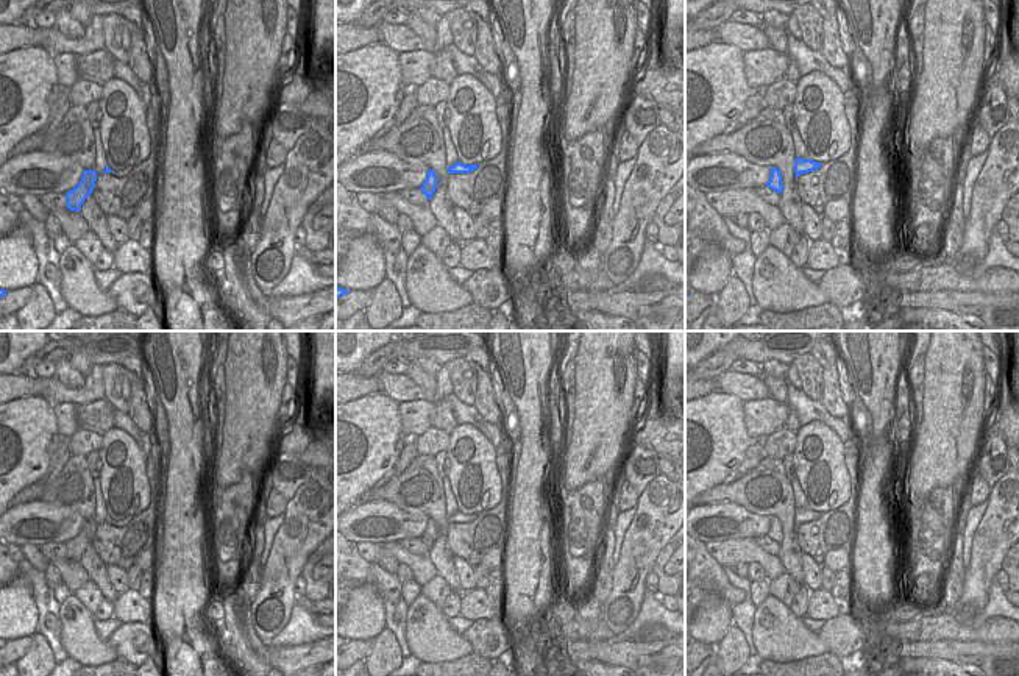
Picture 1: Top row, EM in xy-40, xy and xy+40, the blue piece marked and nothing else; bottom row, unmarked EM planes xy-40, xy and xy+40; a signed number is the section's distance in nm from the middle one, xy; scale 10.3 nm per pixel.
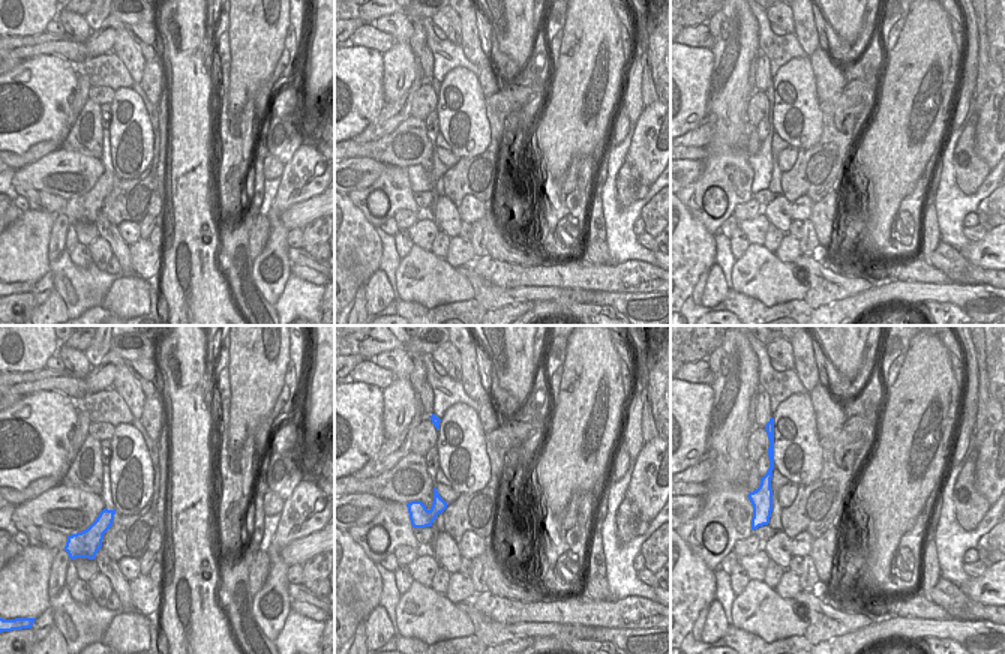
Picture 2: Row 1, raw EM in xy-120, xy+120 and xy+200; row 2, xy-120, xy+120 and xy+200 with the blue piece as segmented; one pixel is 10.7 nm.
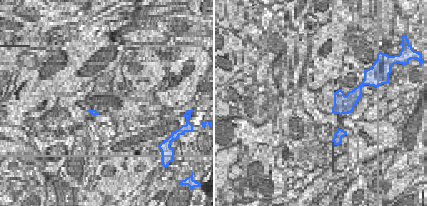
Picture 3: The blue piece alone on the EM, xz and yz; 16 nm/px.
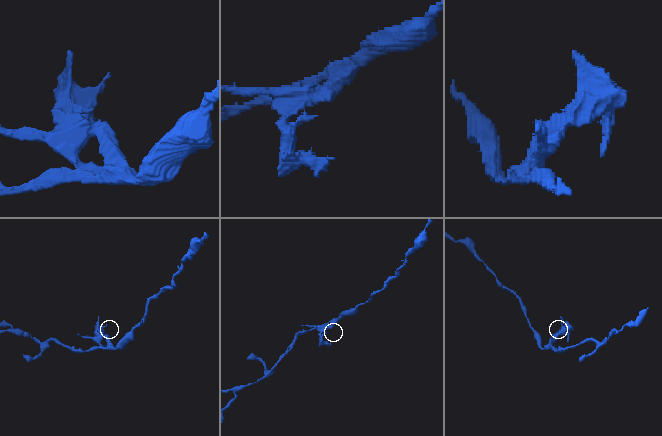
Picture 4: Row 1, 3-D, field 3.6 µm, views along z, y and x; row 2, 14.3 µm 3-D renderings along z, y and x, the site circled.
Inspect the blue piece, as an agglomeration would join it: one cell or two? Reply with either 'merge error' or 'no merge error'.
merge error

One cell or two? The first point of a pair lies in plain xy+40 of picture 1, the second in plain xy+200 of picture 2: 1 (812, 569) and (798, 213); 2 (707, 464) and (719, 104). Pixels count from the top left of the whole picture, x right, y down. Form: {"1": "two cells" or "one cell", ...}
{"1": "two cells", "2": "two cells"}

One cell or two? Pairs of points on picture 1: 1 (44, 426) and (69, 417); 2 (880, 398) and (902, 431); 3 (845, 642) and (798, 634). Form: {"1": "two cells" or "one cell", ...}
{"1": "two cells", "2": "two cells", "3": "two cells"}

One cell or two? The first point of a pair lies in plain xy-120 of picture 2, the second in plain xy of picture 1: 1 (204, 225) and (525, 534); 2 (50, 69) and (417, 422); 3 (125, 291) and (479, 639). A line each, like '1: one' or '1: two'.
1: one
2: two
3: one

